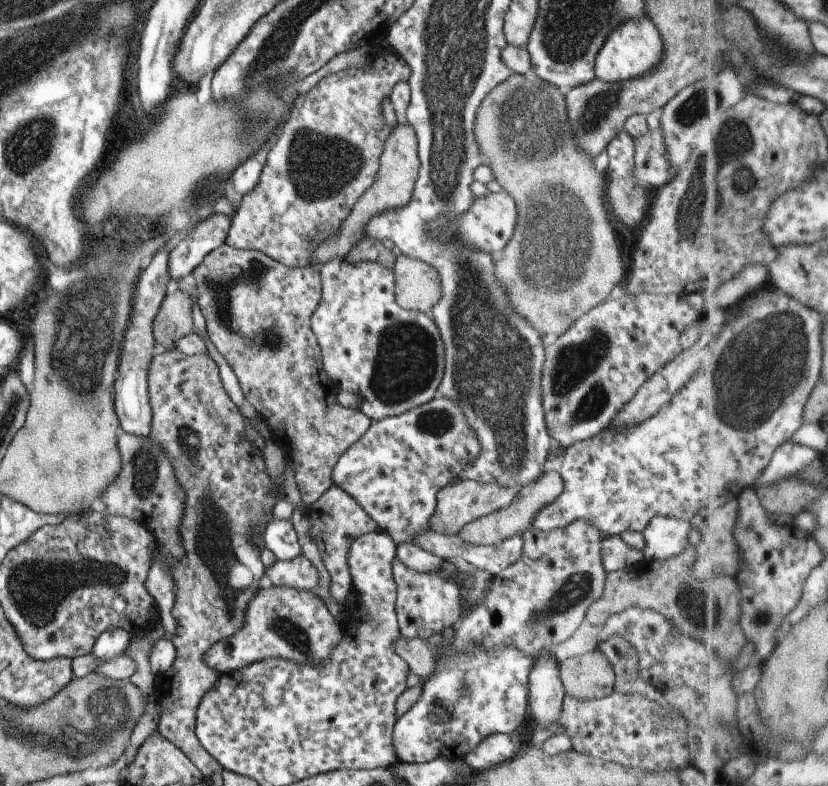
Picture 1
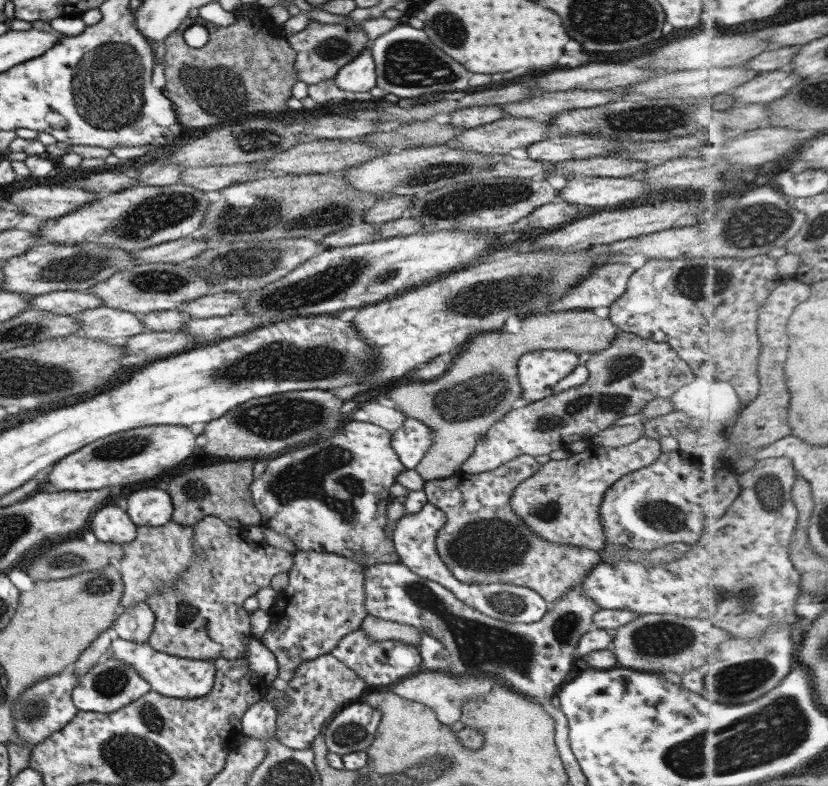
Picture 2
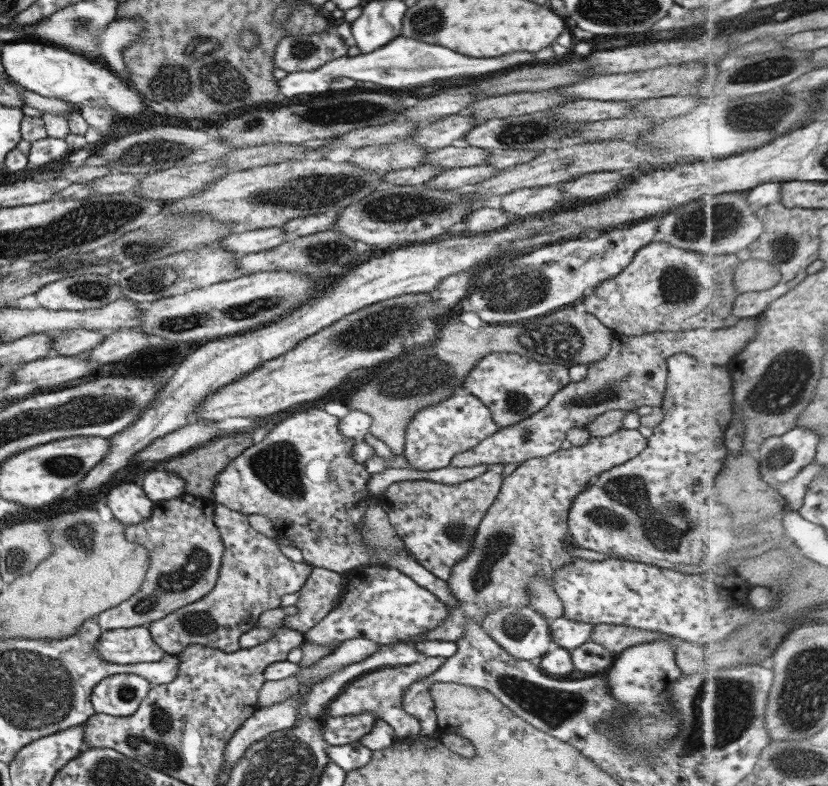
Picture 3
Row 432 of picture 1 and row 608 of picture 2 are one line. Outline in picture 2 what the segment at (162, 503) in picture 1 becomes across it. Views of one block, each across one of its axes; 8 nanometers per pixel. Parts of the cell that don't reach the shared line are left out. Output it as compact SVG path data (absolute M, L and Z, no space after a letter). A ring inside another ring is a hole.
M170 521L161 527L137 527L136 537L131 542L121 544L122 557L119 560L119 568L122 600L115 611L111 626L128 606L132 606L133 603L146 603L151 593L165 585L171 585L171 582L180 578L180 572L188 570L188 566L198 556L193 548L193 533L191 527Z

